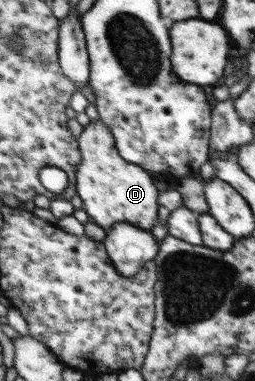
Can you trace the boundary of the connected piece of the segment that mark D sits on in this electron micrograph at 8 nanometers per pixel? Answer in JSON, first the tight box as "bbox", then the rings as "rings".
{"bbox":[77,119,159,231],"rings":[[[101,119],[89,122],[79,140],[82,161],[77,169],[77,193],[84,199],[84,209],[82,210],[88,211],[92,221],[96,221],[96,224],[106,231],[110,231],[116,223],[130,223],[134,227],[151,231],[152,227],[159,221],[159,192],[150,172],[138,164],[130,163],[121,154],[113,131]]]}

